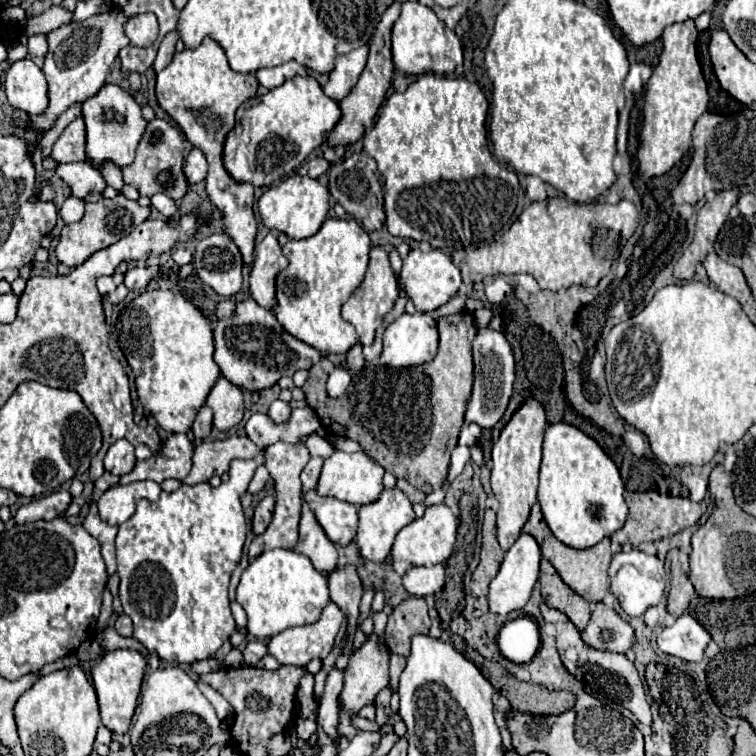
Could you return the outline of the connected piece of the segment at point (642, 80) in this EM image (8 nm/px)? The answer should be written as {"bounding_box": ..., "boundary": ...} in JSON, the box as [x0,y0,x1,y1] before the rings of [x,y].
{"bounding_box":[624,64,652,94],"boundary":[[[632,64],[624,80],[624,88],[632,94],[640,94],[644,92],[644,86],[650,80],[650,76],[652,76],[652,68],[648,64]]]}

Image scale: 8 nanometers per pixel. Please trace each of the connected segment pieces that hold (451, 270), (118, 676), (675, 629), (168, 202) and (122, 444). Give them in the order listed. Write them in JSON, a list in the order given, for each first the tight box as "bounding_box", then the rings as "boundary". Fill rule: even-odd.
[{"bounding_box":[400,250,462,312],"boundary":[[[410,250],[410,254],[404,258],[400,278],[406,284],[406,292],[408,292],[410,300],[414,302],[416,310],[420,310],[420,312],[434,312],[436,308],[444,306],[450,298],[456,296],[456,292],[462,284],[460,270],[452,264],[450,256],[446,256],[440,250],[430,250],[430,252]]]},{"bounding_box":[92,650,146,734],"boundary":[[[136,650],[104,652],[102,660],[92,668],[94,688],[96,688],[96,694],[98,694],[98,702],[100,702],[102,724],[110,732],[114,732],[114,734],[128,732],[128,728],[132,724],[134,710],[138,706],[138,696],[140,696],[144,670],[146,670],[146,658]]]},{"bounding_box":[658,614,710,662],"boundary":[[[682,614],[672,626],[658,634],[658,648],[688,662],[700,662],[710,642],[710,634],[690,616]]]},{"bounding_box":[152,194,176,218],"boundary":[[[156,194],[156,196],[152,198],[152,206],[158,208],[166,218],[174,218],[174,216],[176,216],[176,202],[174,202],[170,196]]]},{"bounding_box":[104,440,136,476],"boundary":[[[116,440],[104,456],[104,468],[116,476],[132,472],[134,464],[136,464],[134,446],[128,440]]]}]

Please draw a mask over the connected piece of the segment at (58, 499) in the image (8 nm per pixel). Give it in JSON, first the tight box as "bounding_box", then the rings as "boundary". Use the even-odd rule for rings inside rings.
{"bounding_box":[14,490,72,524],"boundary":[[[58,490],[46,498],[40,498],[40,500],[32,500],[30,504],[22,506],[14,520],[16,524],[28,524],[28,522],[36,522],[36,520],[54,520],[54,518],[60,518],[64,516],[66,508],[70,506],[72,502],[72,496],[68,490]]]}

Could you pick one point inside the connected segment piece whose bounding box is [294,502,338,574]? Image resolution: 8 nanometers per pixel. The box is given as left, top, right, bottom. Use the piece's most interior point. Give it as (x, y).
(313, 543)

